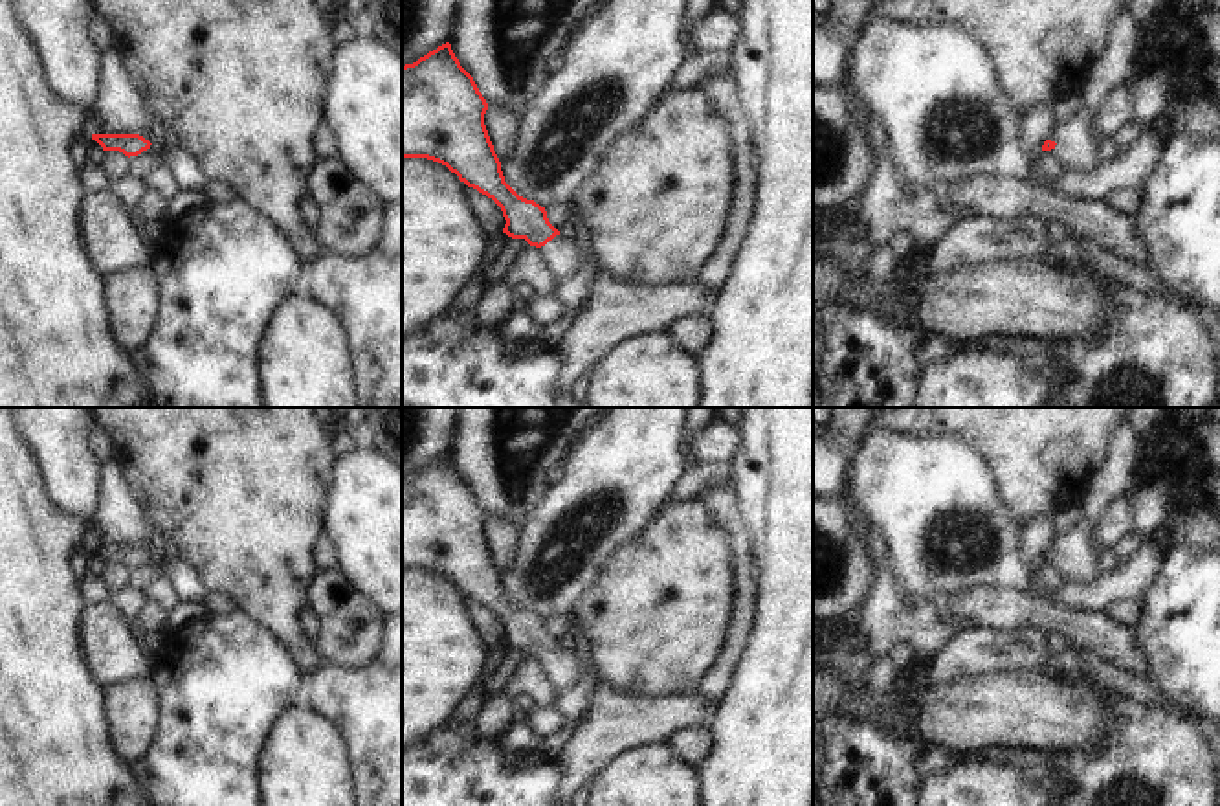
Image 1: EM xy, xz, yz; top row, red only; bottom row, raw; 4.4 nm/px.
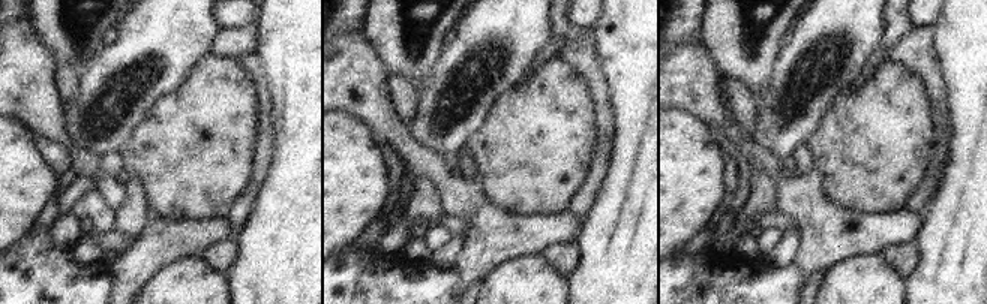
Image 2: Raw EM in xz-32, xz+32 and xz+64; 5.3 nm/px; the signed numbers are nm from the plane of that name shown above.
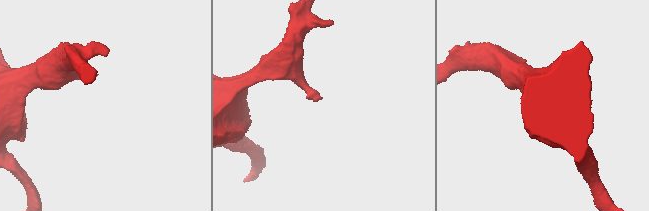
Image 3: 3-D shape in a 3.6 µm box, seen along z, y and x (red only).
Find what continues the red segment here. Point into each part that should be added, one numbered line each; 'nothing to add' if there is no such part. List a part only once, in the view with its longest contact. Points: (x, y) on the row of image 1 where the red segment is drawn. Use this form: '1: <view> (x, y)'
1: xz (560, 257)

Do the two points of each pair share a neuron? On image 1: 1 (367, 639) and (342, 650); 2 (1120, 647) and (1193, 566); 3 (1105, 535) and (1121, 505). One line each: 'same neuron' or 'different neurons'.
1: same neuron
2: different neurons
3: same neuron

